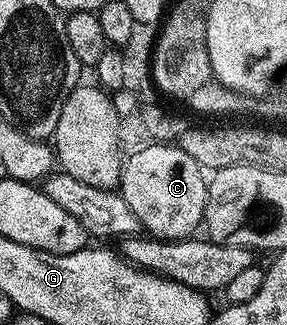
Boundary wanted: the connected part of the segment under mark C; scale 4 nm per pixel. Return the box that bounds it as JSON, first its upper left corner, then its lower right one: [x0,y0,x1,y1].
[117,144,207,240]

